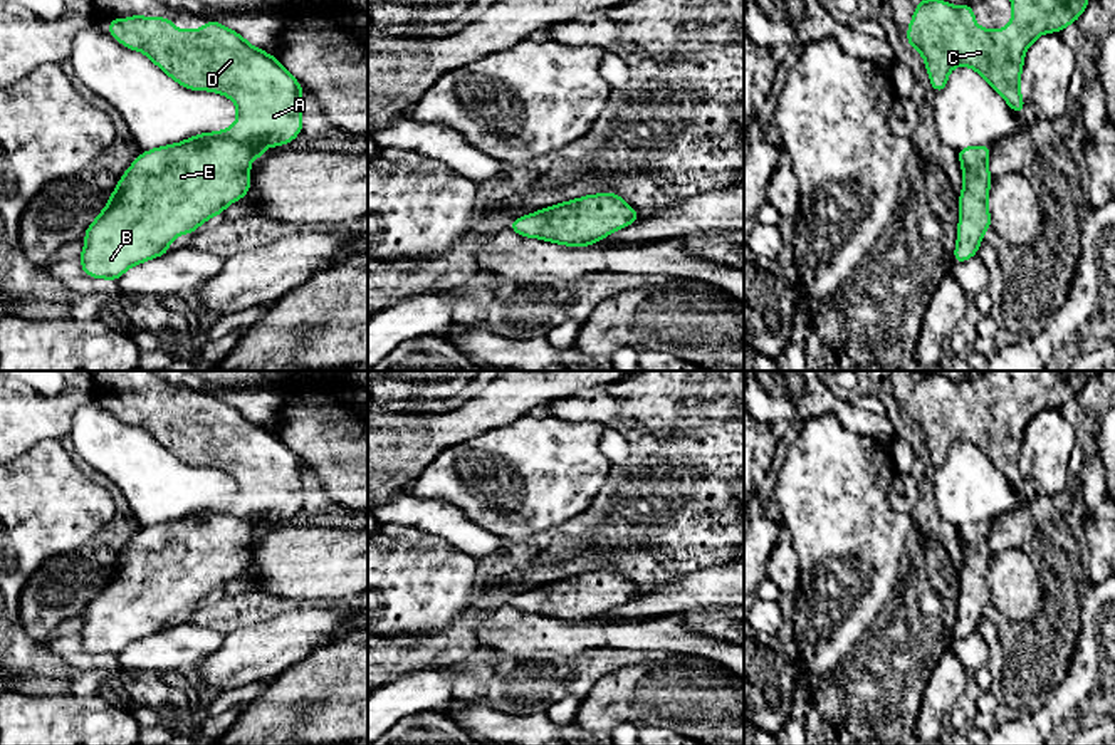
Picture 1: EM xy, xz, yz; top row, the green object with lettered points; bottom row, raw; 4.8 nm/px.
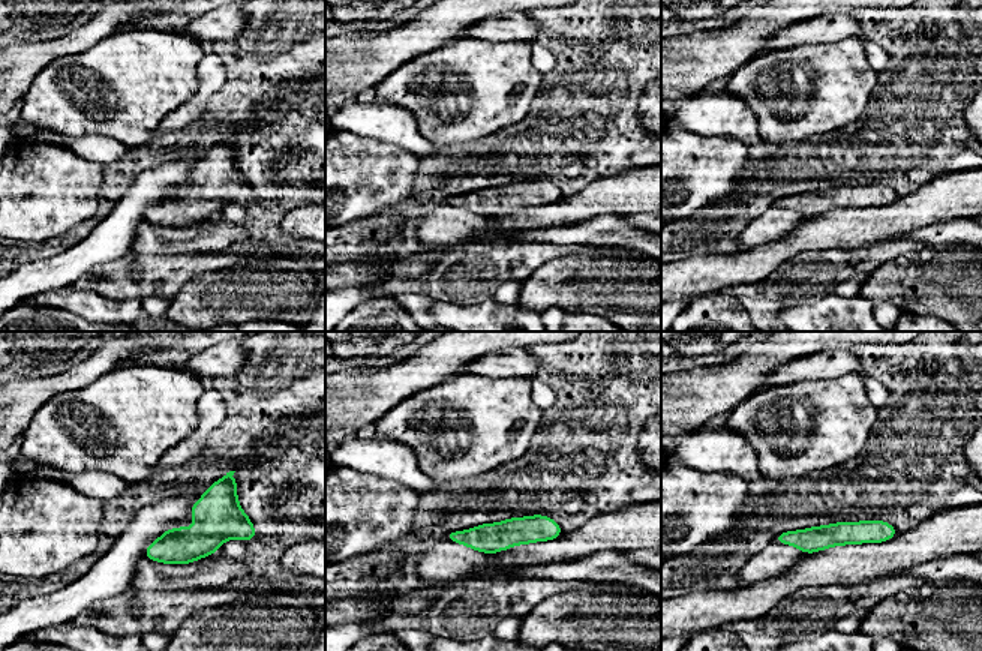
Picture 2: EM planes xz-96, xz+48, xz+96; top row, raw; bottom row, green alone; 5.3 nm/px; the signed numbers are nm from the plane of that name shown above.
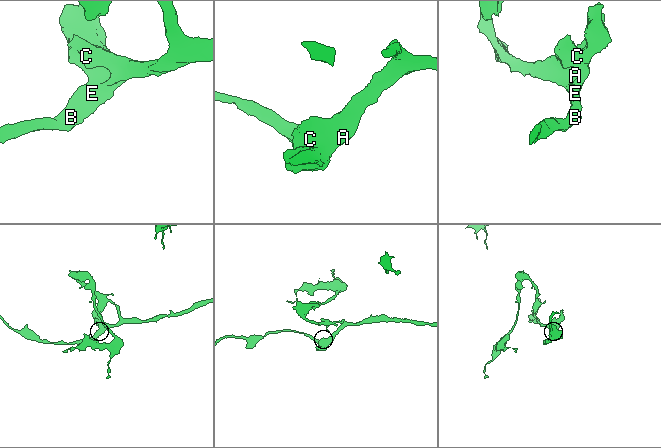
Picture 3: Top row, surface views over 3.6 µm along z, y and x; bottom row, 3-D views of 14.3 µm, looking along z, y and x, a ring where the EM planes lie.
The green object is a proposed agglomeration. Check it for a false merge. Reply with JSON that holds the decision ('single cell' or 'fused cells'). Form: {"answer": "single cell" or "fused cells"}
{"answer": "single cell"}

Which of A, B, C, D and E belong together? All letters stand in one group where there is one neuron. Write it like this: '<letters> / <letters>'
A B C D E

